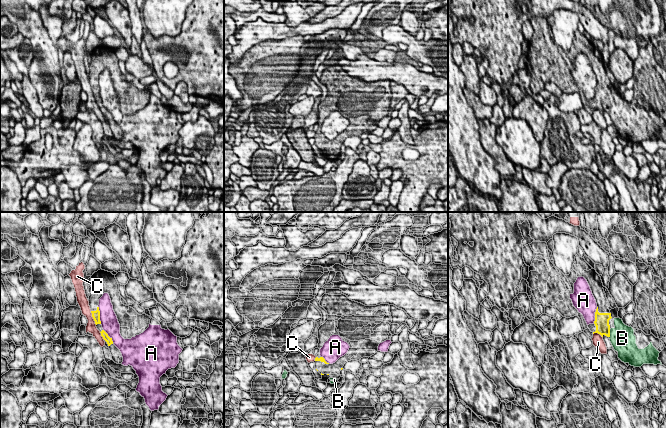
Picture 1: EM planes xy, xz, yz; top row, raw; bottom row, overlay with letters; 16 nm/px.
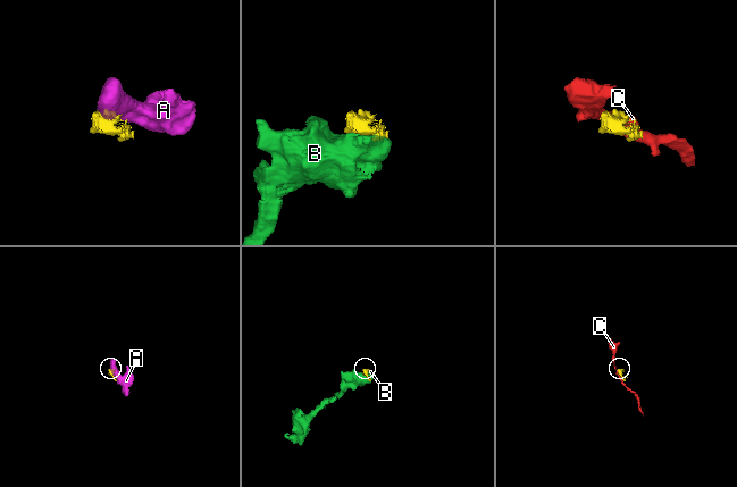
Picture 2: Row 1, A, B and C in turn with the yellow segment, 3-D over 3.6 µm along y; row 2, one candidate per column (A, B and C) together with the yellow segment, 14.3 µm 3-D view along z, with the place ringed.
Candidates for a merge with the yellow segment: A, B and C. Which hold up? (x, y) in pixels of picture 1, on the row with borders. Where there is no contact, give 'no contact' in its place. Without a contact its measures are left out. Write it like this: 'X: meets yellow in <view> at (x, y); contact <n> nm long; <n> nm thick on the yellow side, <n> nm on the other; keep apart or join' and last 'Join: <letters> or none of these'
A: meets yellow in xy at (99, 315); contact 300 nm long; 130 nm thick on the yellow side, 280 nm on the other; keep apart
B: meets yellow in yz at (609, 333); contact 140 nm long; 240 nm thick on the yellow side, 400 nm on the other; join
C: meets yellow in xy at (93, 318); contact 240 nm long; 130 nm thick on the yellow side, 160 nm on the other; keep apart
Join: B

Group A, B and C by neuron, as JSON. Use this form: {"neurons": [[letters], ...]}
{"neurons": [["A"], ["B"], ["C"]]}

